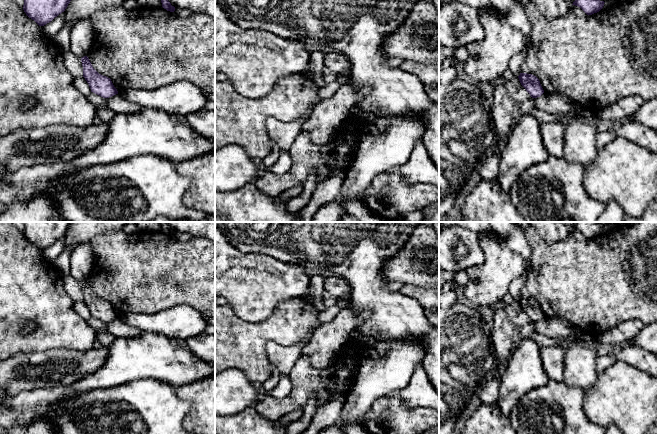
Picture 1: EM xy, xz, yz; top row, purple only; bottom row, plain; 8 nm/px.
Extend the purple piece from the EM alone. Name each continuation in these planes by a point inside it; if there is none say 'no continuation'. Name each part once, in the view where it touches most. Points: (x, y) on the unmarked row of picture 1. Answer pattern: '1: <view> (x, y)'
no continuation

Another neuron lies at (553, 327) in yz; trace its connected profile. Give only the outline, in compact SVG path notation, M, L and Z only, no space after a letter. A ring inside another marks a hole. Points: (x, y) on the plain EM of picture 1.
M548 316L534 322L534 332L549 338L570 338L571 340L582 334L579 328L569 324L566 320Z

